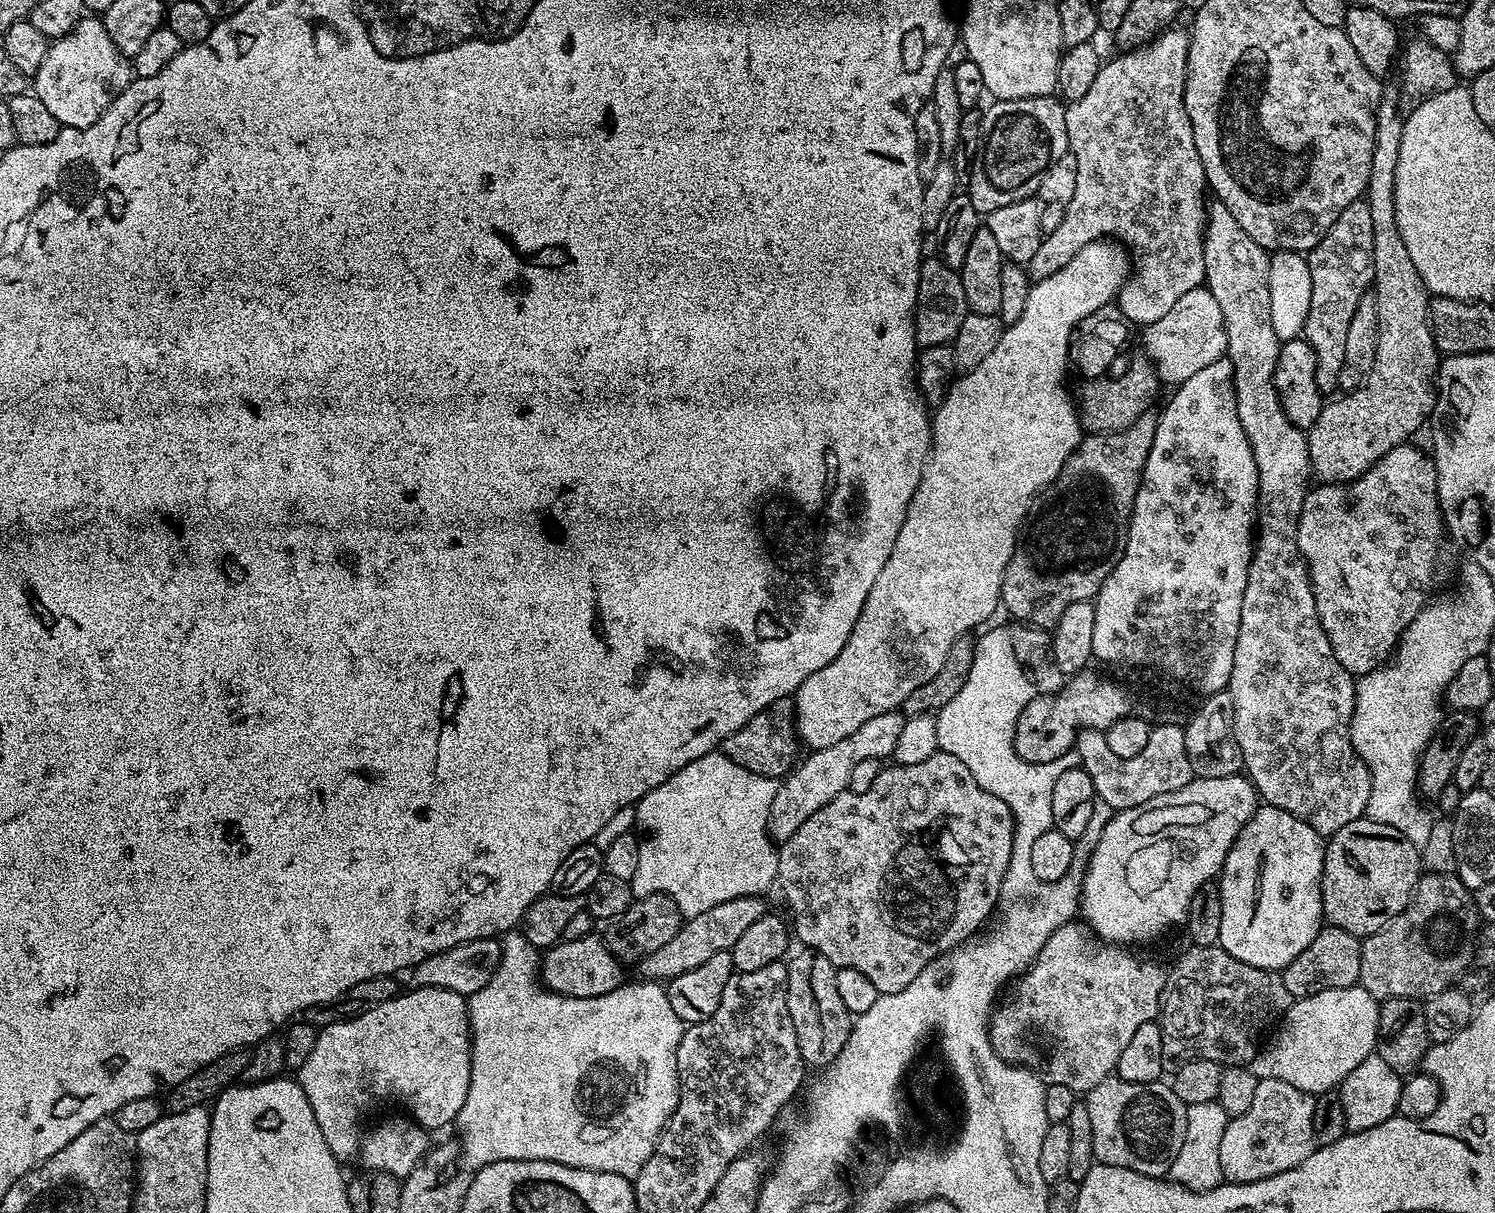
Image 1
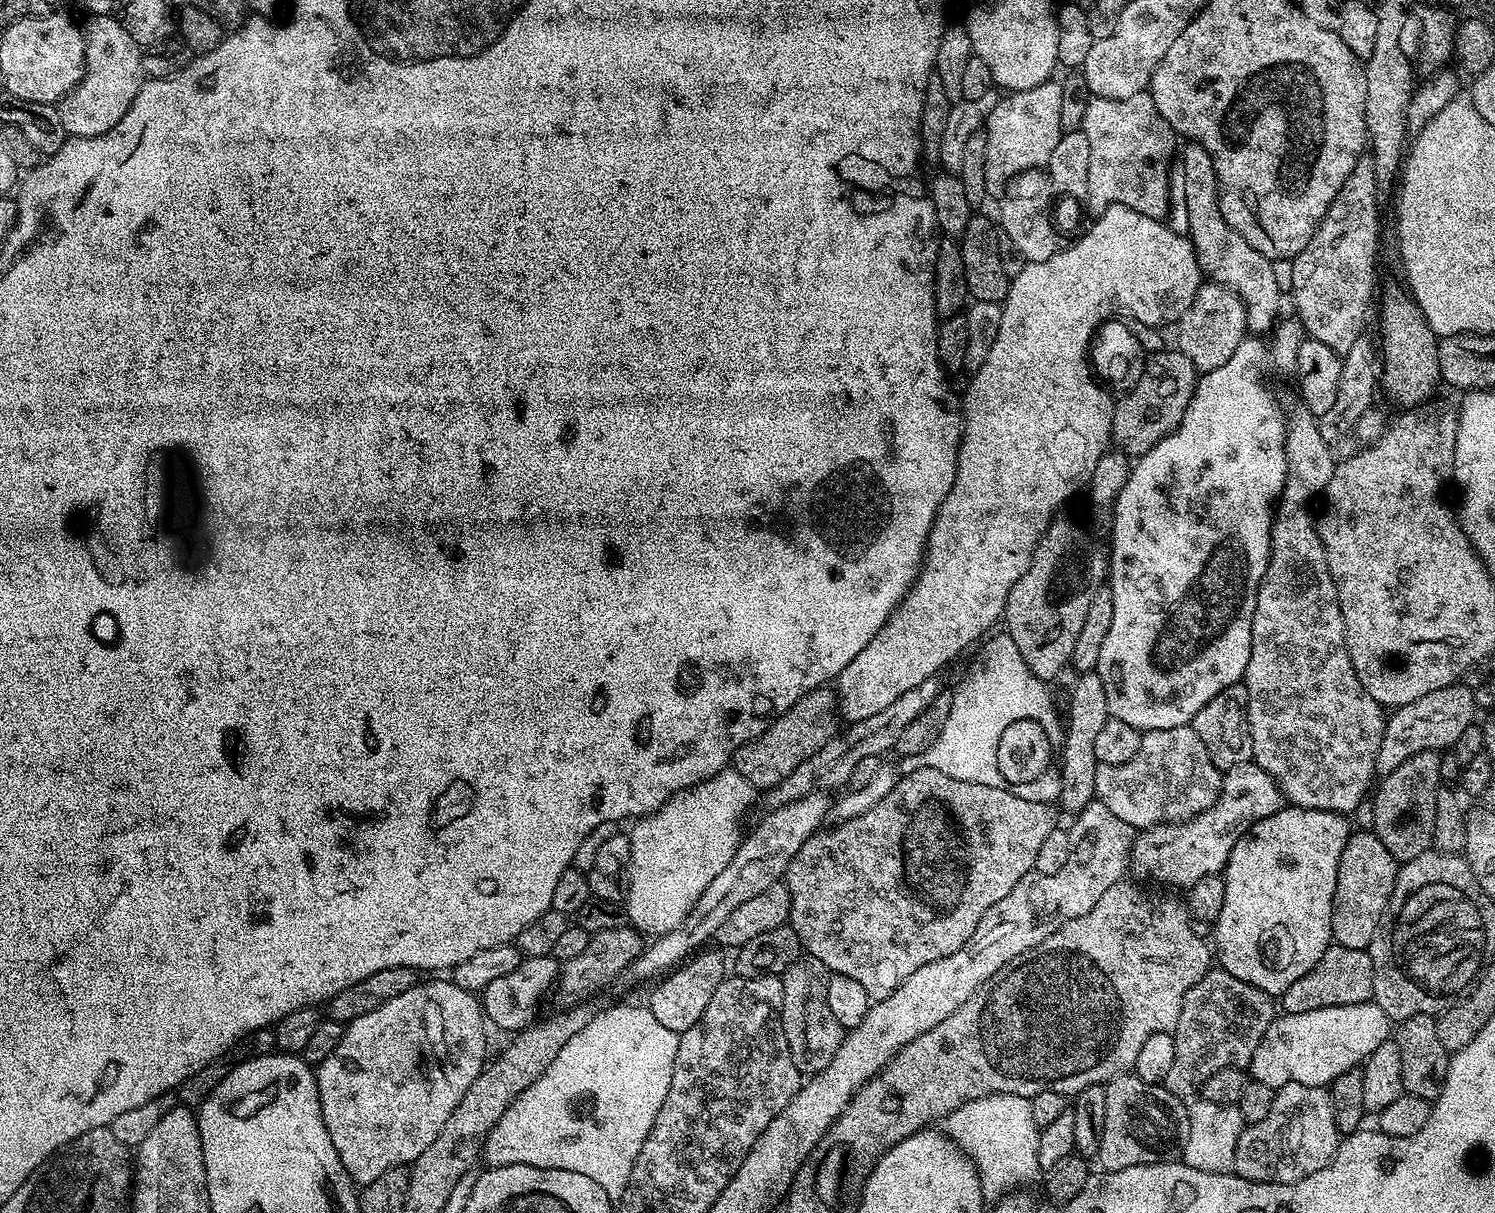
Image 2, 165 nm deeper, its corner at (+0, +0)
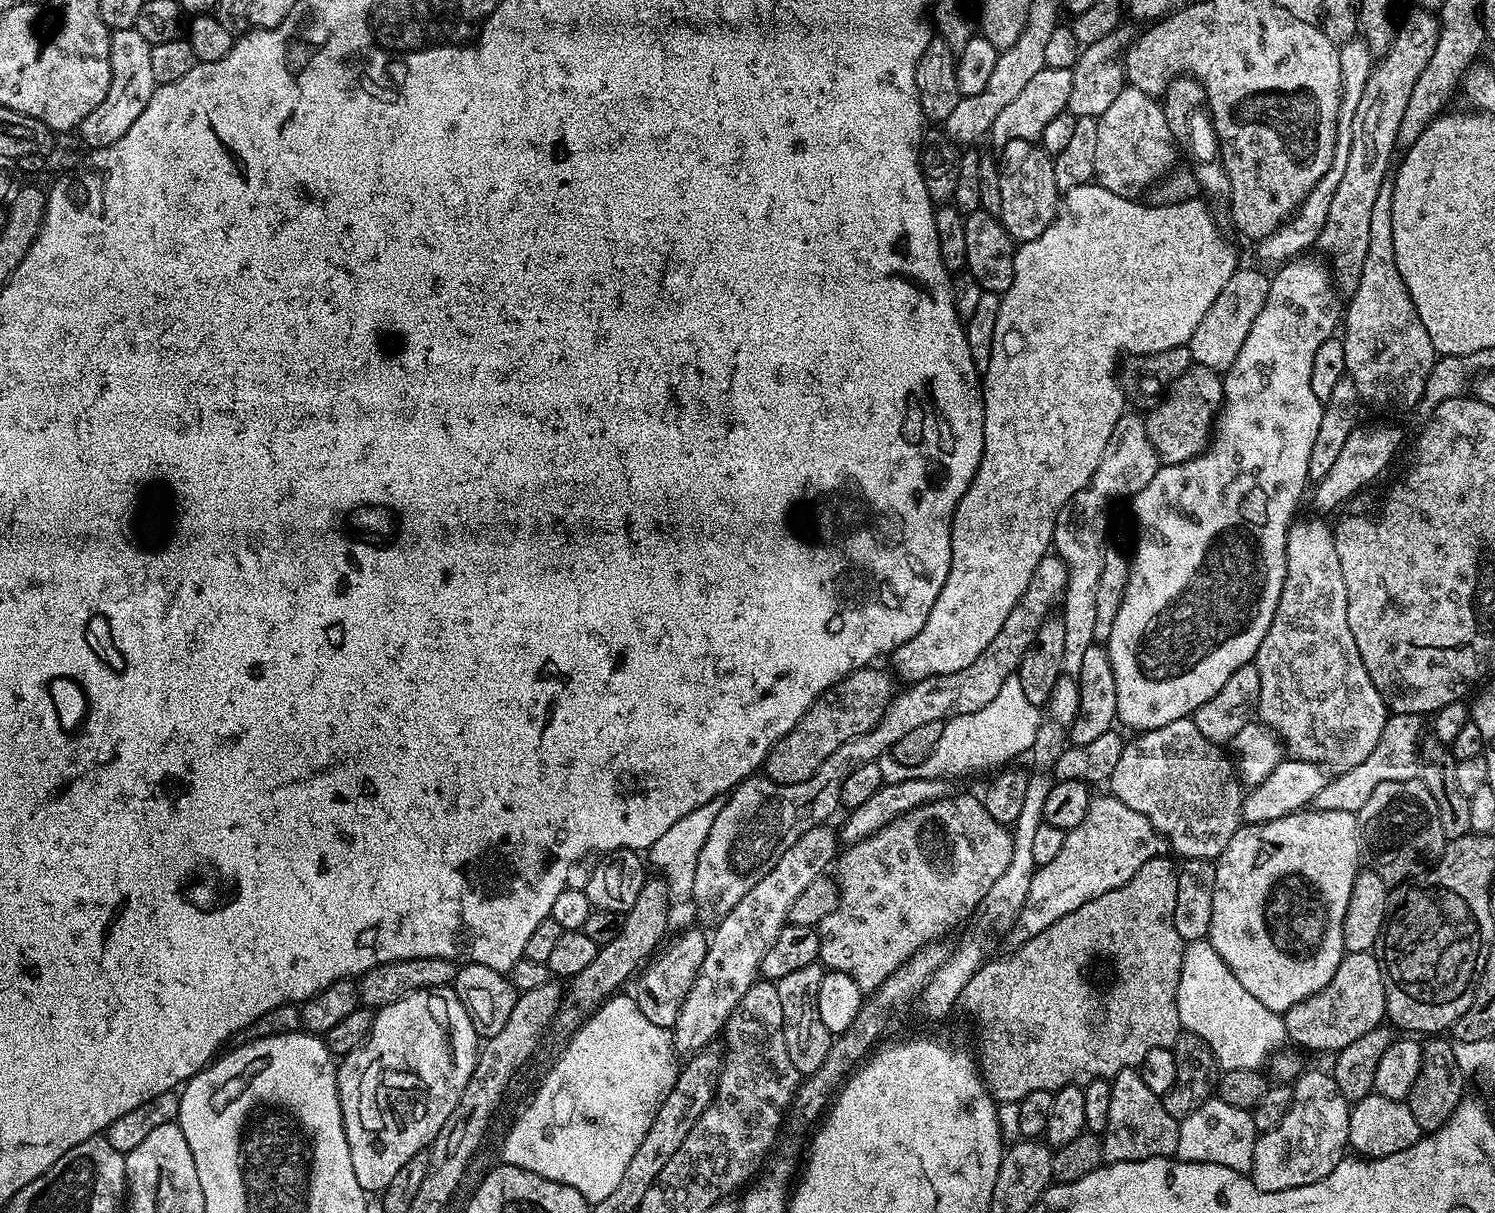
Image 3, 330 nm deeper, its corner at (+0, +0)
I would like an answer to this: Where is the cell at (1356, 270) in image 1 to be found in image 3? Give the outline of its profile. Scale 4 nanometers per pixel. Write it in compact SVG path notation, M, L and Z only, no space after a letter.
M1415 11L1399 21L1396 37L1392 39L1387 54L1379 57L1362 90L1352 123L1350 158L1346 158L1342 182L1338 182L1338 190L1334 190L1330 214L1318 241L1318 248L1325 252L1323 255L1330 265L1334 283L1344 294L1355 291L1358 280L1362 278L1362 262L1370 242L1370 214L1374 211L1374 201L1378 199L1382 182L1389 179L1393 167L1392 155L1398 152L1398 122L1402 122L1402 114L1406 114L1406 105L1410 102L1410 93L1414 91L1422 70L1426 70L1426 62L1430 62L1434 48L1438 46L1439 19L1431 11Z

